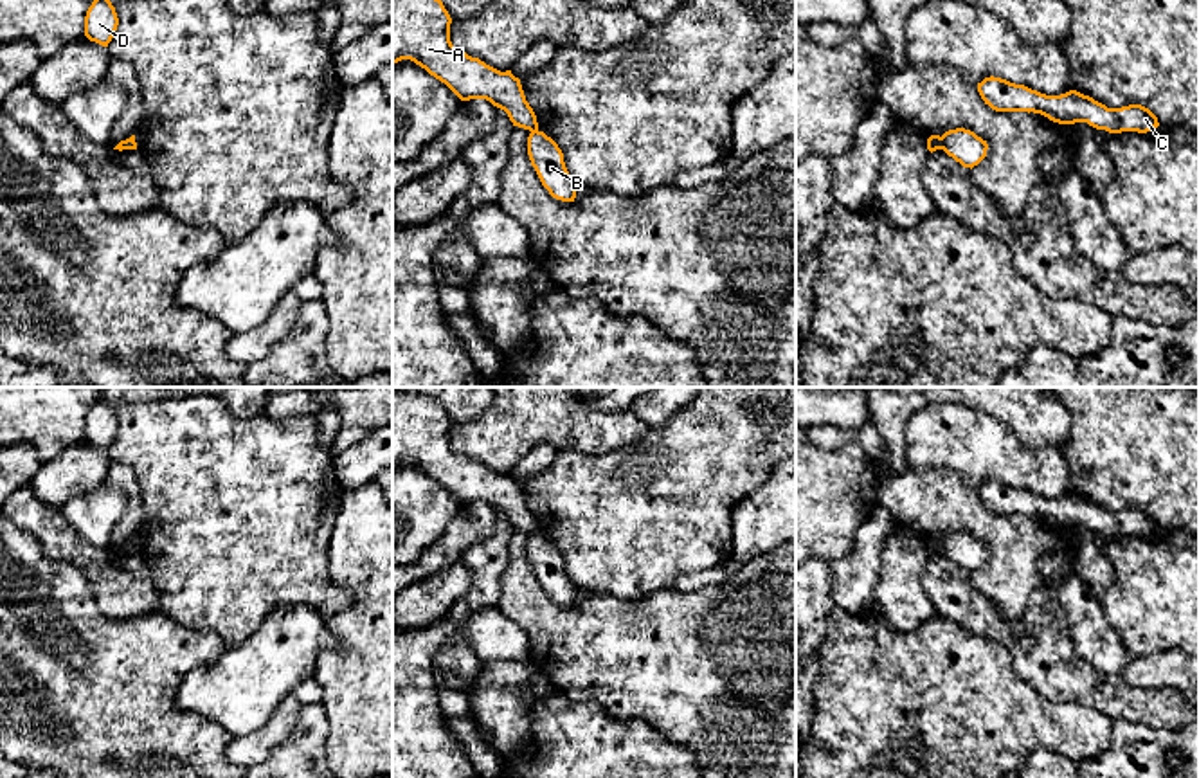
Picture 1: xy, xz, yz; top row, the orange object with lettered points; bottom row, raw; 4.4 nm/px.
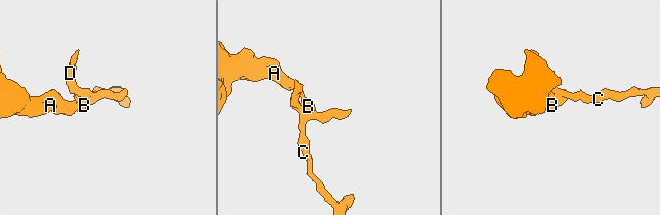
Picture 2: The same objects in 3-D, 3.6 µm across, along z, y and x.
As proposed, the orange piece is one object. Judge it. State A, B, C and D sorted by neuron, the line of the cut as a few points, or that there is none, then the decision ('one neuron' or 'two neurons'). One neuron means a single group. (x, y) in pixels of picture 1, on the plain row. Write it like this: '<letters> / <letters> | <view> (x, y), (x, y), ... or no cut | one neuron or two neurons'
A / B C D | yz (940, 541), (942, 551) | two neurons

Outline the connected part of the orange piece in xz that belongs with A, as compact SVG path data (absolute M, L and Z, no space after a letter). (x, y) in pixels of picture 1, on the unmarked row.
M392 389L392 468L410 463L445 486L461 504L486 502L504 513L513 529L538 533L536 519L526 504L520 483L511 474L500 475L479 461L457 454L450 445L450 427L452 421L439 402Z

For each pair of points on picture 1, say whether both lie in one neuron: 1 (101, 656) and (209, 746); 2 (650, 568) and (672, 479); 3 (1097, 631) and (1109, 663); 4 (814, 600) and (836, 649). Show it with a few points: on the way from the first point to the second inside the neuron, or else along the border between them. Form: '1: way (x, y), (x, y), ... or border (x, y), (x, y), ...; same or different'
1: way (128, 683), (182, 737); same
2: way (650, 546), (650, 517), (667, 501); same
3: way (1097, 638), (1109, 656); same
4: border (834, 604), (825, 638), (814, 656); different

